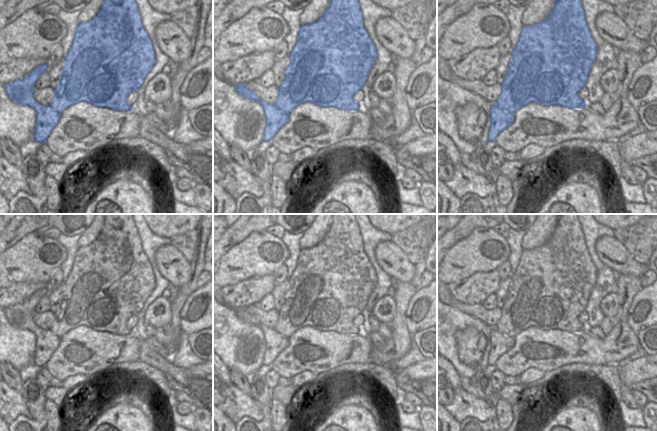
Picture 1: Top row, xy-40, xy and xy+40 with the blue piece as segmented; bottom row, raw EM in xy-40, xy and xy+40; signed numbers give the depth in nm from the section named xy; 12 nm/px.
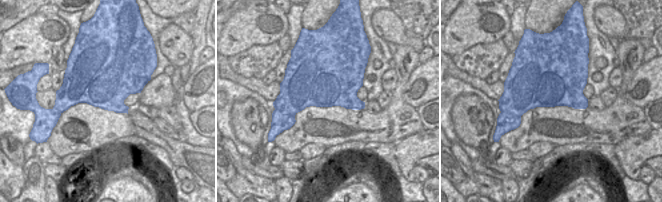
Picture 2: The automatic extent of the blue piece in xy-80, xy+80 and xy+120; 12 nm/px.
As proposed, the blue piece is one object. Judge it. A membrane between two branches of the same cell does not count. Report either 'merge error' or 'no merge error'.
merge error

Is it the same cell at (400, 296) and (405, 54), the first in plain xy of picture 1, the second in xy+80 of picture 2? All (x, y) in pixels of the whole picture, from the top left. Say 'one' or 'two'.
one

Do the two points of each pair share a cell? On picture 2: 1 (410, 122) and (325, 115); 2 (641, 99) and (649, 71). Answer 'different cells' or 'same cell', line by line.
1: same cell
2: same cell

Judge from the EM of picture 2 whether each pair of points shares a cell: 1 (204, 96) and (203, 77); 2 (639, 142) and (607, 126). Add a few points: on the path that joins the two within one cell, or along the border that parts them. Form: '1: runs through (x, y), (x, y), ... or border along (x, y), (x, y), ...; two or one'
1: runs through (204, 91), (204, 82); one
2: border along (651, 129), (647, 133), (629, 136), (615, 146); two

